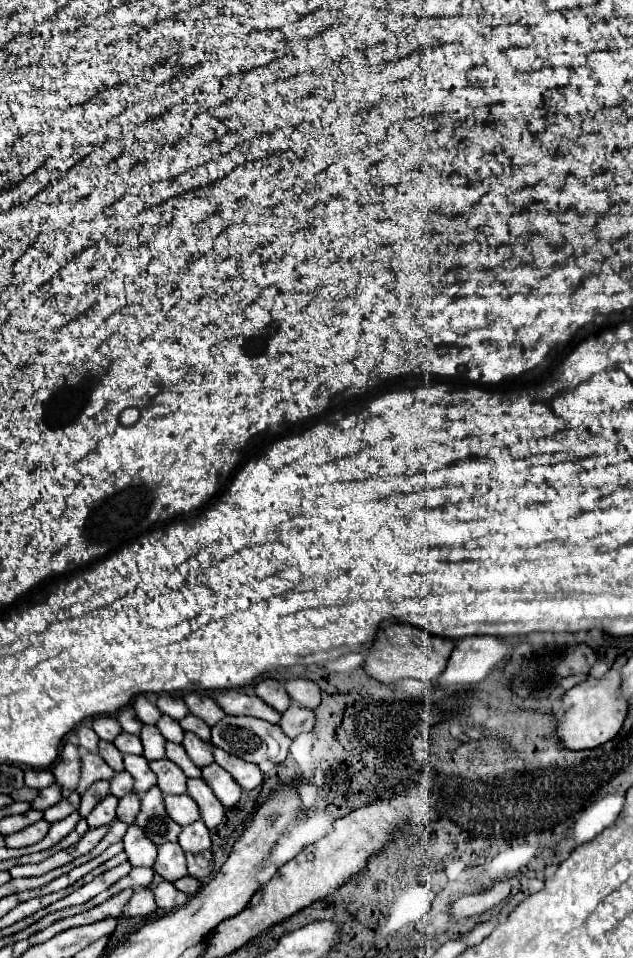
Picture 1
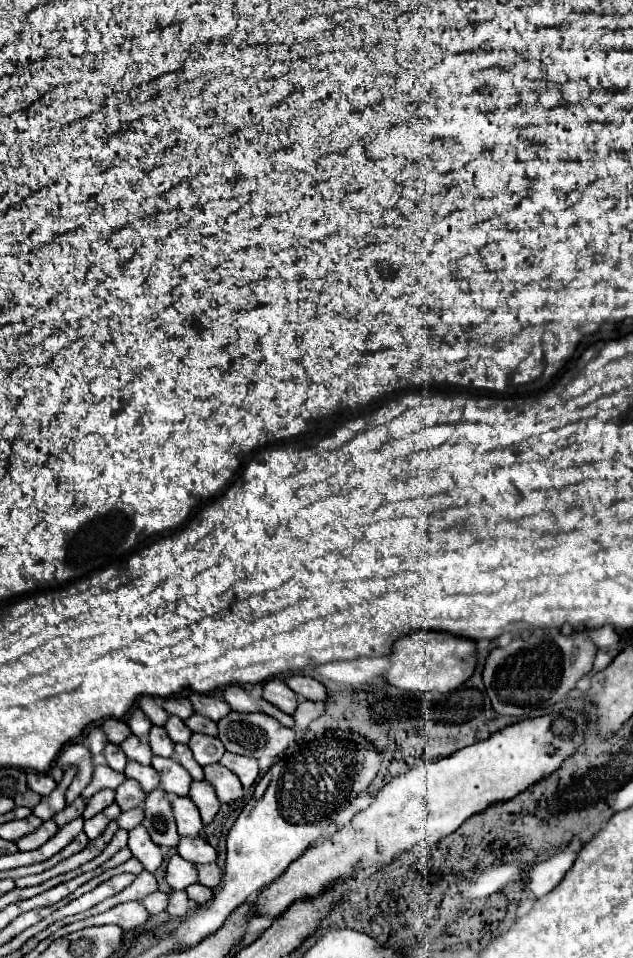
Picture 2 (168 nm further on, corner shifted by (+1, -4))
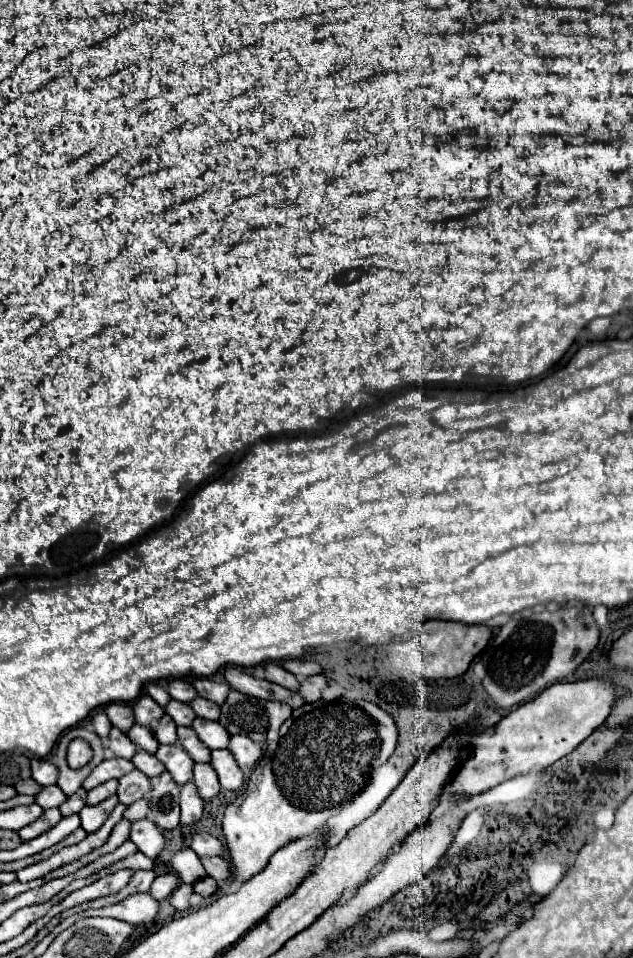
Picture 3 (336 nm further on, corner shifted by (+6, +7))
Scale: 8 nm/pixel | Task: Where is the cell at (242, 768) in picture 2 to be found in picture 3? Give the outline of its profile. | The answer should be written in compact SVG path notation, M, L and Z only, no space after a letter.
M233 735L229 743L229 751L235 755L241 769L253 769L257 759L261 757L261 747L253 739L245 735Z

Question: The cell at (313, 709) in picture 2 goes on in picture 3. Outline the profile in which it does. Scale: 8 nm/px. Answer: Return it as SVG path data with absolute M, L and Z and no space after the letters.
M319 673L319 675L313 675L313 677L301 679L299 693L305 697L307 703L311 703L311 701L321 699L321 693L323 693L325 687L327 687L327 677L325 677L325 673Z

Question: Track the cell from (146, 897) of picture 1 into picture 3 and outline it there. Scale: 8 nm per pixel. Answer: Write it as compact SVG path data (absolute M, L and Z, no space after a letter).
M165 873L161 877L157 877L151 885L151 895L157 899L157 901L163 901L165 897L169 897L173 893L173 889L179 885L179 877L175 873Z

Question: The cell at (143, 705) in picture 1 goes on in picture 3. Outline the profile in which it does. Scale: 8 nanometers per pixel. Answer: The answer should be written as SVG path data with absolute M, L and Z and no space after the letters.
M149 683L149 685L147 685L147 693L149 693L161 707L163 707L167 701L171 701L171 699L169 699L169 693L167 693L159 683Z

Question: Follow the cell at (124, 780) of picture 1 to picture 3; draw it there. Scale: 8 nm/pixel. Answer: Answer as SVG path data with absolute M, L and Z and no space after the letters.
M135 769L129 775L125 775L125 777L119 779L117 797L119 797L121 803L131 805L131 803L147 797L149 789L151 789L151 779L145 773L141 773L141 771Z

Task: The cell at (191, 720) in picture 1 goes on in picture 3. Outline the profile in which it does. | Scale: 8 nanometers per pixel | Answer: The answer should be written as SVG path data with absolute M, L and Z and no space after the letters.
M203 697L193 699L189 705L193 707L193 711L195 711L199 717L209 719L209 721L217 721L217 717L219 717L219 713L221 713L217 703L213 703L213 701L209 701L209 699L203 699Z

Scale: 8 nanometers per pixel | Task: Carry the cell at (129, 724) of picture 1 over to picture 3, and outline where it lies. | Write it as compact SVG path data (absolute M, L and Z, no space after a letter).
M143 695L135 701L133 705L133 711L135 711L135 721L139 725L151 725L151 721L159 721L163 715L165 715L165 709L159 707L149 695Z

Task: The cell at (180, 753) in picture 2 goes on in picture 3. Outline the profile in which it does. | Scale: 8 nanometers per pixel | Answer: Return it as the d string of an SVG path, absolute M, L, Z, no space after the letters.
M177 727L177 735L179 735L181 747L193 757L193 761L197 761L197 763L209 761L211 751L205 749L205 745L201 745L201 739L197 737L197 733L193 733L191 727Z

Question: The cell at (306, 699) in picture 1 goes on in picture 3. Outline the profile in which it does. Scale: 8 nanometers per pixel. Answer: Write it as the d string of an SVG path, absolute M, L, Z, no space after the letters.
M287 659L283 663L283 667L287 671L291 671L297 677L311 677L321 673L321 665L317 661L301 661L301 659Z

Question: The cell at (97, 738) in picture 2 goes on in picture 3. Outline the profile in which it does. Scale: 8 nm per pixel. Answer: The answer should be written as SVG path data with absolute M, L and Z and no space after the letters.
M97 713L97 715L91 719L91 723L93 723L95 733L97 733L101 739L105 739L105 737L109 735L109 729L113 727L111 721L109 721L109 717L107 717L105 713Z

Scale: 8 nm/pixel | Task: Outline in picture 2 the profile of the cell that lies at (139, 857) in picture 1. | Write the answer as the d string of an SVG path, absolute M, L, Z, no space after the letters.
M142 826L130 830L128 848L132 850L132 856L138 858L140 864L142 864L148 872L156 872L158 866L162 864L162 852L160 852L160 848L150 840L148 832L146 832Z

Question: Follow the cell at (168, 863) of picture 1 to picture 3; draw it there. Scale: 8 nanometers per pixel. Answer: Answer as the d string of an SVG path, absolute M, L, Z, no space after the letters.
M183 849L175 853L171 859L171 869L179 875L181 883L197 883L199 879L207 877L201 859L191 849Z

